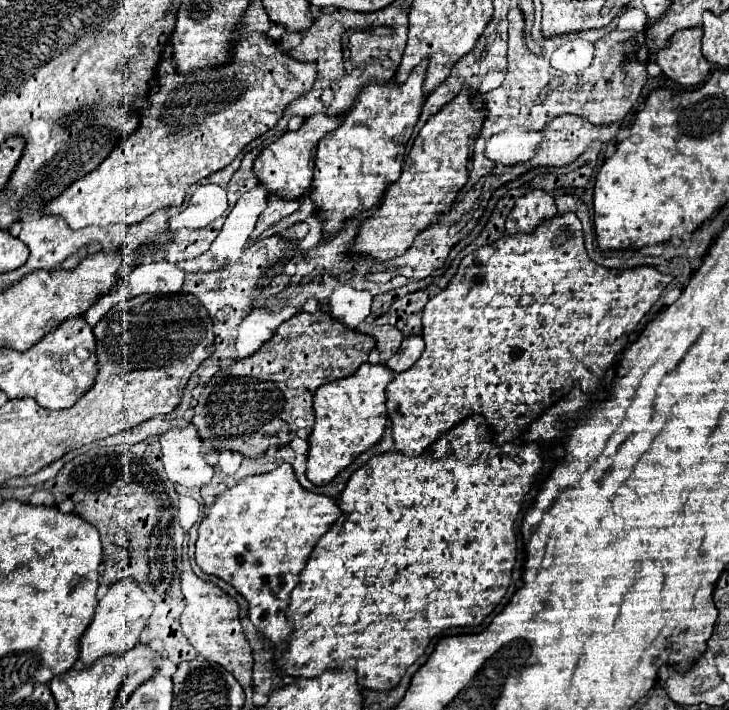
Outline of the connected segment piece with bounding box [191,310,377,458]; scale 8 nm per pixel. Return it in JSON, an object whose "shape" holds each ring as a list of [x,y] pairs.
{"shape":[[[317,310],[315,314],[297,312],[293,318],[283,322],[271,340],[263,344],[253,356],[235,360],[231,366],[219,368],[219,372],[203,386],[203,392],[193,408],[193,426],[197,428],[203,442],[215,450],[237,450],[247,458],[257,458],[269,446],[285,446],[293,438],[309,438],[315,412],[313,394],[325,382],[351,376],[359,364],[367,362],[369,352],[375,348],[373,336],[345,328],[339,320],[333,320],[327,312]]]}

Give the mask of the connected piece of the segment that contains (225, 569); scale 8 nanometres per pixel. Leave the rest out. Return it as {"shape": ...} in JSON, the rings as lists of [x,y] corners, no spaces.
{"shape":[[[281,464],[279,468],[275,468],[275,470],[271,470],[271,472],[263,472],[263,474],[247,476],[247,478],[245,478],[245,480],[241,480],[237,486],[233,486],[233,488],[229,488],[229,490],[221,492],[221,494],[217,496],[215,504],[207,510],[207,516],[203,518],[203,522],[201,522],[201,526],[199,526],[199,540],[197,540],[197,546],[195,546],[195,560],[197,560],[197,566],[199,566],[203,572],[213,574],[213,576],[217,576],[217,578],[225,580],[227,584],[231,584],[233,588],[237,588],[237,592],[239,592],[239,594],[241,594],[241,596],[249,602],[249,618],[251,618],[251,622],[257,626],[257,630],[259,630],[259,632],[263,632],[263,634],[265,634],[265,636],[273,642],[275,652],[277,652],[277,646],[279,646],[279,644],[283,644],[283,640],[291,634],[289,624],[287,624],[287,616],[285,616],[289,594],[291,594],[293,586],[297,584],[297,578],[299,578],[299,574],[301,574],[301,570],[303,570],[303,566],[305,566],[307,558],[311,556],[311,552],[313,552],[315,544],[317,544],[317,542],[319,542],[319,538],[321,538],[321,536],[329,530],[329,526],[333,526],[333,524],[335,524],[335,520],[337,520],[339,516],[341,516],[341,510],[339,510],[339,506],[337,506],[337,502],[335,502],[333,498],[323,496],[323,494],[315,494],[315,492],[307,492],[307,490],[305,490],[305,488],[301,488],[301,484],[297,482],[293,468],[291,468],[289,464]]]}

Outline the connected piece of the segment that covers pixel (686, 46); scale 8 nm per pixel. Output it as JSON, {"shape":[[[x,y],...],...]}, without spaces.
{"shape":[[[699,26],[679,30],[671,38],[669,48],[657,52],[657,64],[667,78],[681,86],[697,86],[707,78],[711,64],[701,54],[701,38],[703,30]]]}

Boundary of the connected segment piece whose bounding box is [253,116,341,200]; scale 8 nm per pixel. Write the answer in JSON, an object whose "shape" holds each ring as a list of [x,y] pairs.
{"shape":[[[313,116],[309,120],[305,120],[305,124],[291,132],[287,130],[279,140],[275,140],[273,144],[269,144],[259,158],[255,160],[253,172],[259,178],[259,182],[263,186],[269,188],[271,194],[279,194],[285,200],[297,200],[305,194],[305,190],[311,186],[313,182],[313,168],[315,168],[315,150],[317,150],[317,142],[331,132],[333,128],[337,128],[341,124],[341,116]]]}

